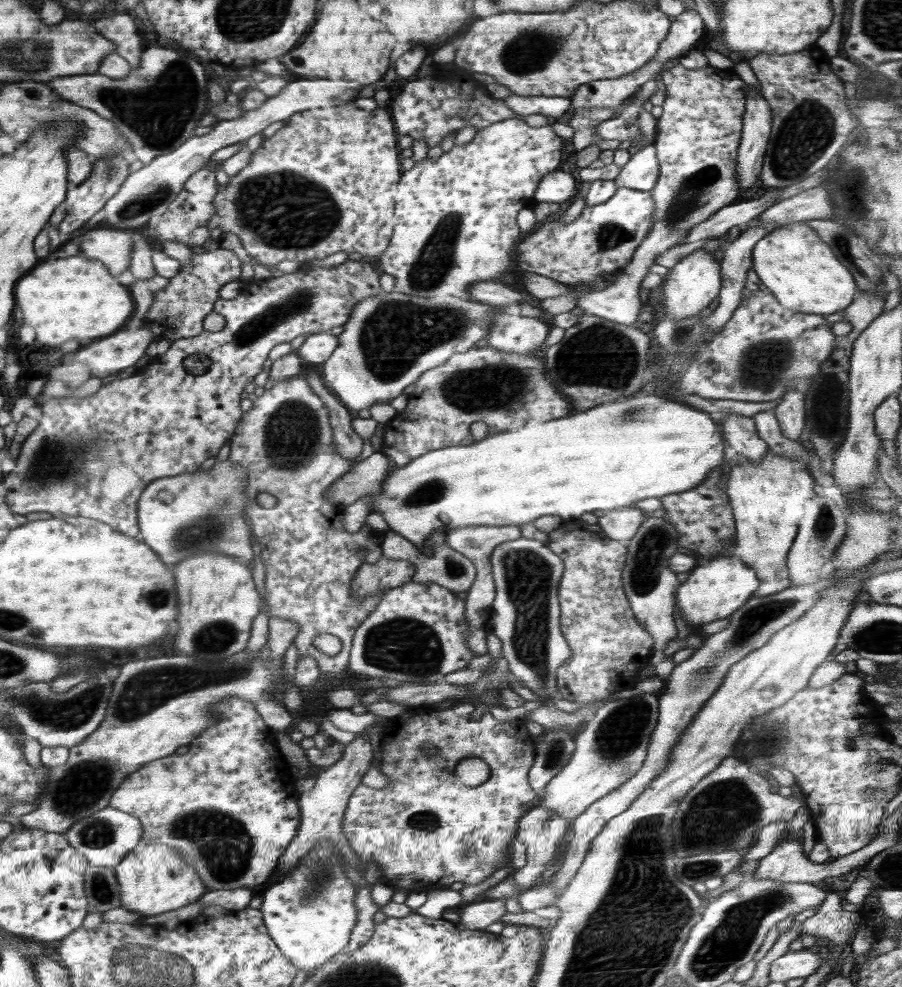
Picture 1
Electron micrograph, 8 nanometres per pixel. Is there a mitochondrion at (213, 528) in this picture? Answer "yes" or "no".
yes

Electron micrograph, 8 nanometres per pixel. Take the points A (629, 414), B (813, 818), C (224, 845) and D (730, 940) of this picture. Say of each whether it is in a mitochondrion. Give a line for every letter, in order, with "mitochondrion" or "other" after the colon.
A: mitochondrion
B: other
C: mitochondrion
D: mitochondrion

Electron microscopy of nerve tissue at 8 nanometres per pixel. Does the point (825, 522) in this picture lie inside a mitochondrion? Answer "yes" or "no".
yes

